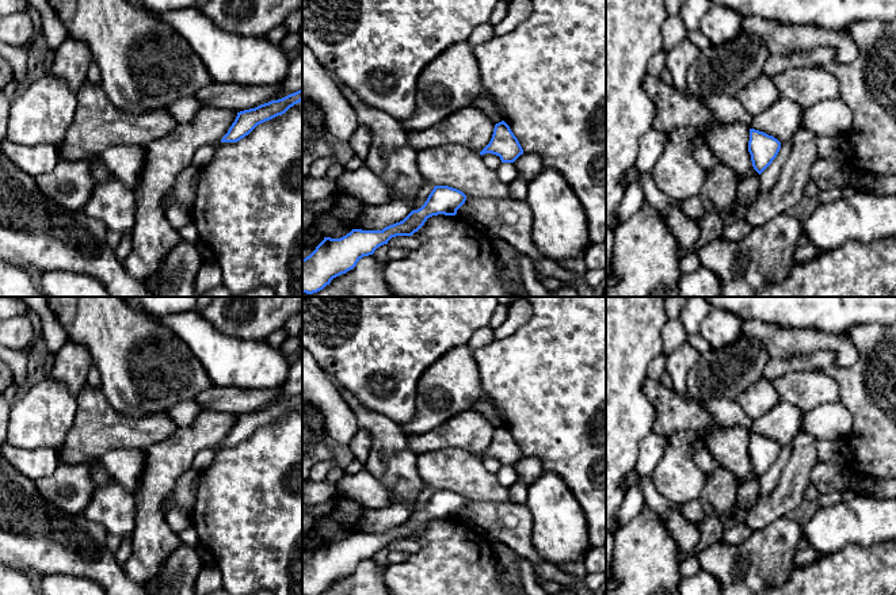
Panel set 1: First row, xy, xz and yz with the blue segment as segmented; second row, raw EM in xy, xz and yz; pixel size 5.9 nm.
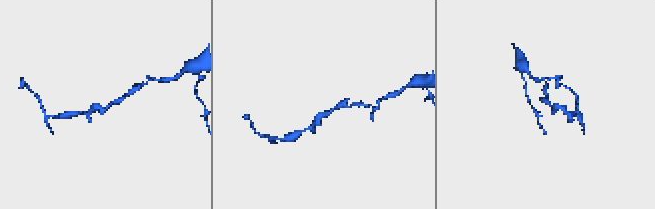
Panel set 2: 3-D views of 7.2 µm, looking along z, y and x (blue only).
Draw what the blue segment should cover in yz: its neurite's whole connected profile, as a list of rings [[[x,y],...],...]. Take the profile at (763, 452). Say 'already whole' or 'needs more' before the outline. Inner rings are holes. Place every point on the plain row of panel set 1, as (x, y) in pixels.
already whole; [[[750,432],[748,455],[754,473],[760,478],[777,461],[781,446],[763,435]]]

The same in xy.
already whole; [[[302,393],[282,403],[271,404],[255,412],[237,416],[237,420],[221,446],[237,446],[248,439],[258,428],[285,417],[290,411],[302,404]]]

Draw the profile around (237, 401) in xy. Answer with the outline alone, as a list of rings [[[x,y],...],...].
[[[213,385],[194,400],[202,409],[240,416],[271,405],[281,393],[282,386],[272,389],[240,389]]]

